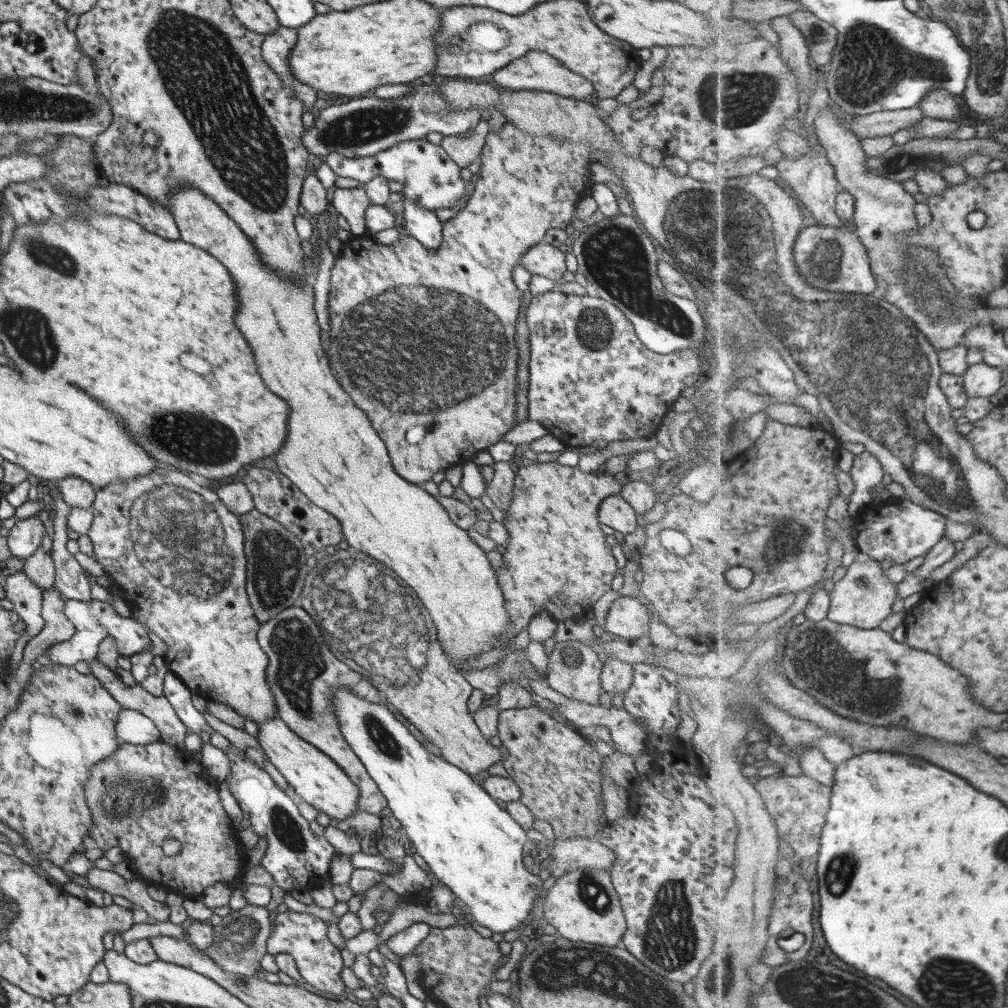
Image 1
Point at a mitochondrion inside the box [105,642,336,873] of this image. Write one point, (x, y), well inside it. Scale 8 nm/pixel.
(289, 832)

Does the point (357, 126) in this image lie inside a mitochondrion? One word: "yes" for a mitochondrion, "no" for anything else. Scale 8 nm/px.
yes

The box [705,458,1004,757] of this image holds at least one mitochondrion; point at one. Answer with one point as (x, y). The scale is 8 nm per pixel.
(825, 666)

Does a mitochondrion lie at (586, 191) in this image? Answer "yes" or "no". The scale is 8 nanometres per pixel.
no

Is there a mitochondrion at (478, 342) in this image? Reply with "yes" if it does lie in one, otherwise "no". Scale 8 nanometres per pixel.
yes

